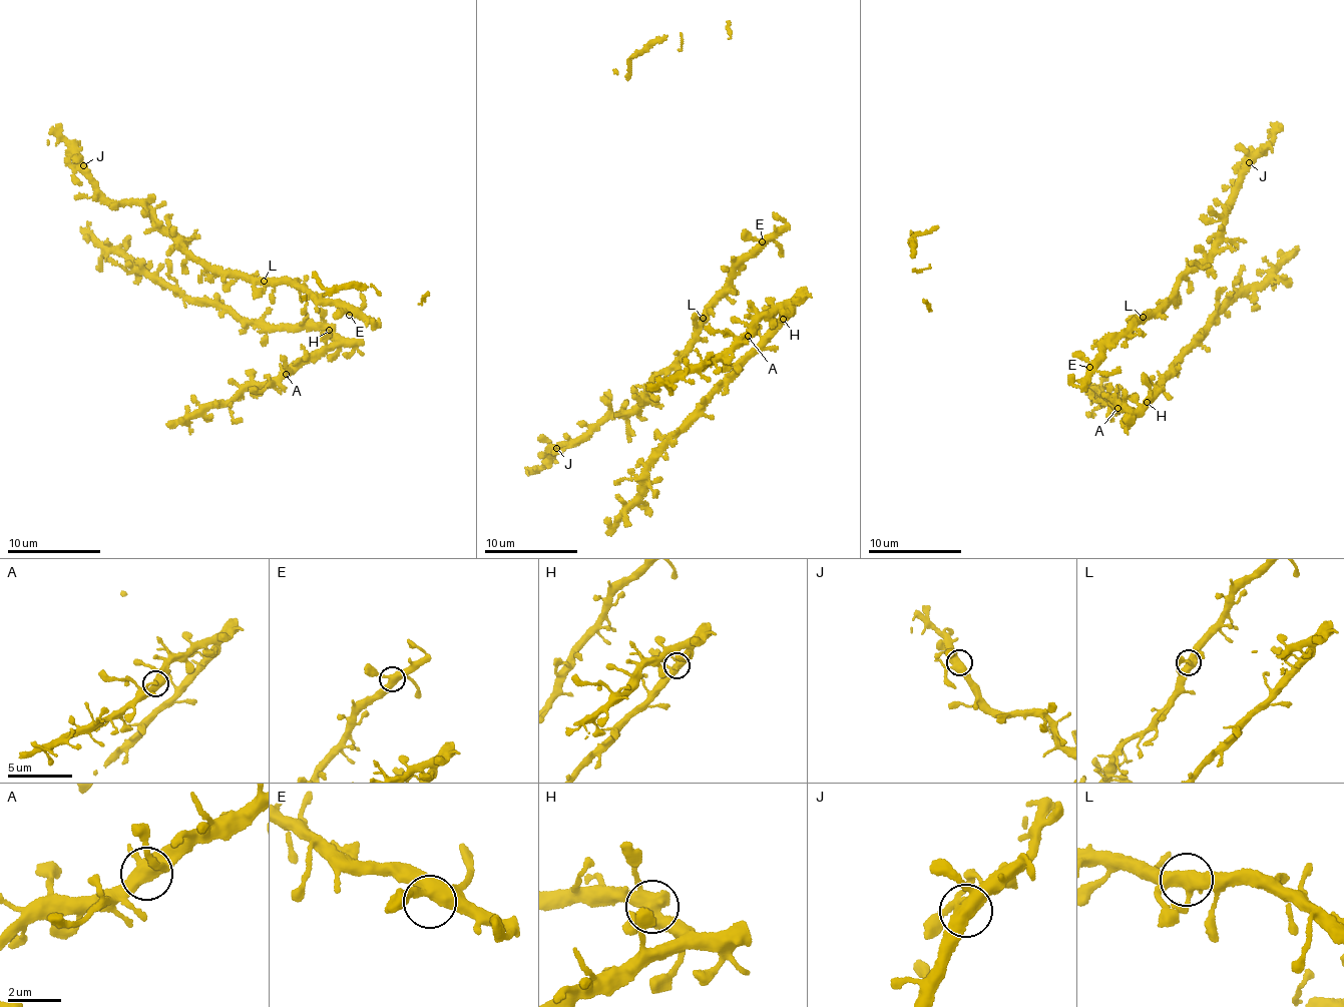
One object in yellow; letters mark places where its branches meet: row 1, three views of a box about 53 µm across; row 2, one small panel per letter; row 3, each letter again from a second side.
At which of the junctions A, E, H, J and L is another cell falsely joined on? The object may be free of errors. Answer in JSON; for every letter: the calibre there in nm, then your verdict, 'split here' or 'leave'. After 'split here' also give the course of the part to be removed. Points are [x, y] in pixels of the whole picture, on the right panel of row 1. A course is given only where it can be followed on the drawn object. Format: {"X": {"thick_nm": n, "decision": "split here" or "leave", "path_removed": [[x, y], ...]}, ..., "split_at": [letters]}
{"A": {"thick_nm": 440, "decision": "leave"}, "E": {"thick_nm": 440, "decision": "leave"}, "H": {"thick_nm": 440, "decision": "leave"}, "J": {"thick_nm": 440, "decision": "leave"}, "L": {"thick_nm": 440, "decision": "leave"}, "split_at": []}

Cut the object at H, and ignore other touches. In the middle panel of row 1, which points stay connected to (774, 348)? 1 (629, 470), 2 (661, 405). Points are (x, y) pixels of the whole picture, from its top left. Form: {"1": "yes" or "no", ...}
{"1": "yes", "2": "no"}

